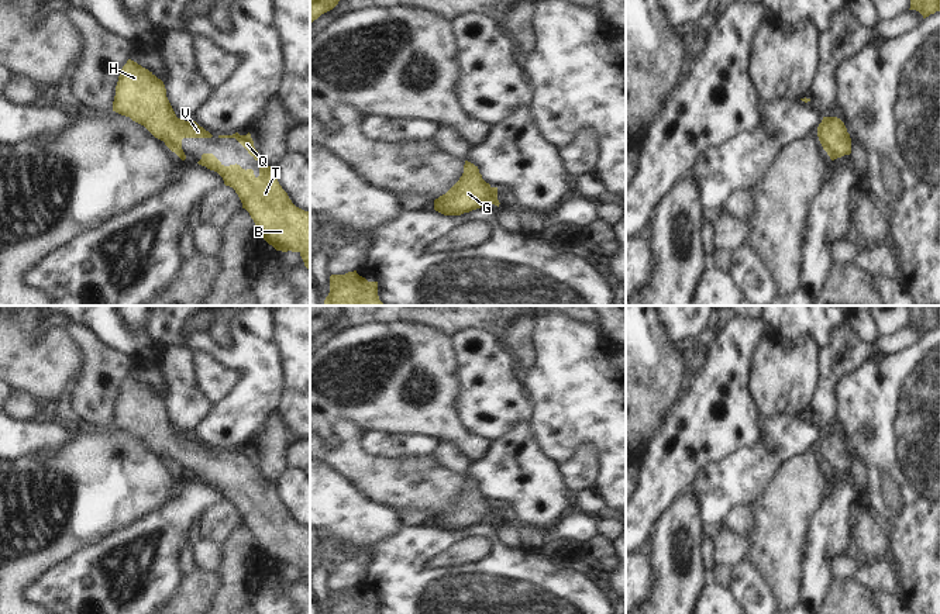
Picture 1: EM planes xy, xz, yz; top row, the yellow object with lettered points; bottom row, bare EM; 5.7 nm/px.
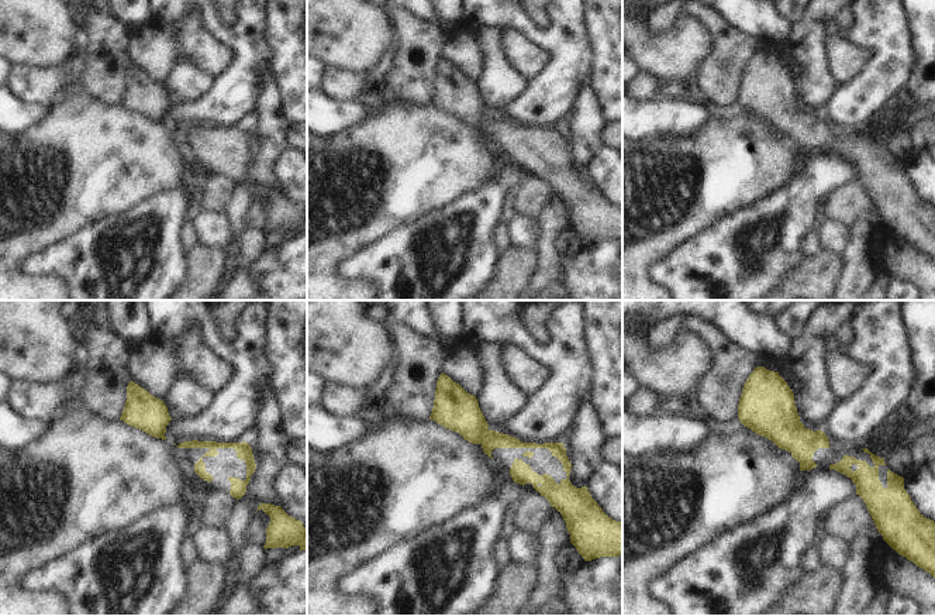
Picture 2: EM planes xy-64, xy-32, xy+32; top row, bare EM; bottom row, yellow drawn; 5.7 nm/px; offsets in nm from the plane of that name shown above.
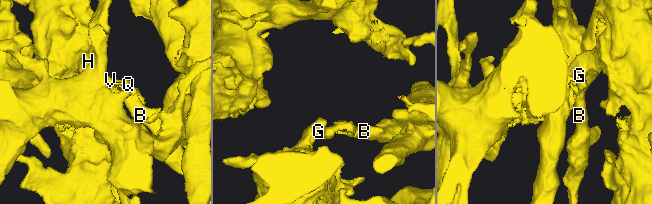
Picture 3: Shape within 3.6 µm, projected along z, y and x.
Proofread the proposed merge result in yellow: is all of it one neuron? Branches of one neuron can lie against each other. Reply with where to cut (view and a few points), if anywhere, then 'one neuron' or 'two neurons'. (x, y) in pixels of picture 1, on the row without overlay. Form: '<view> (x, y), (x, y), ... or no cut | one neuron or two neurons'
no cut | one neuron

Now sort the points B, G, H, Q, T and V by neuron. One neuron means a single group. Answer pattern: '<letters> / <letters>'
B G H Q T V

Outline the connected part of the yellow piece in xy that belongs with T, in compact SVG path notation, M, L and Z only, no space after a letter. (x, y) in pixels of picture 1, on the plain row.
M249 448L218 451L218 453L235 453L259 477L259 491L237 479L224 482L213 469L203 469L197 479L217 487L224 500L235 506L242 524L254 535L256 548L269 560L282 568L299 568L310 586L310 527L292 518L276 494L276 486L261 477Z

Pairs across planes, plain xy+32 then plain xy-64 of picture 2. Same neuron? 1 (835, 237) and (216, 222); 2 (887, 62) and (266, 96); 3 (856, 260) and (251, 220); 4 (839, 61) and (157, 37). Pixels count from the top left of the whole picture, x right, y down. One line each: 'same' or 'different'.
1: same
2: different
3: different
4: same

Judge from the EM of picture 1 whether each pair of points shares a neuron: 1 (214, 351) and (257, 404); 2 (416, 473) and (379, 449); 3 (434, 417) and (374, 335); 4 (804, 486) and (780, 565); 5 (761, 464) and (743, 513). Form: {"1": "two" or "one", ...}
{"1": "one", "2": "two", "3": "one", "4": "one", "5": "two"}

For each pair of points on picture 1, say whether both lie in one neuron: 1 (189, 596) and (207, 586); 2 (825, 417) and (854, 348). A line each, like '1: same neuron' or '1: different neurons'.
1: same neuron
2: same neuron

